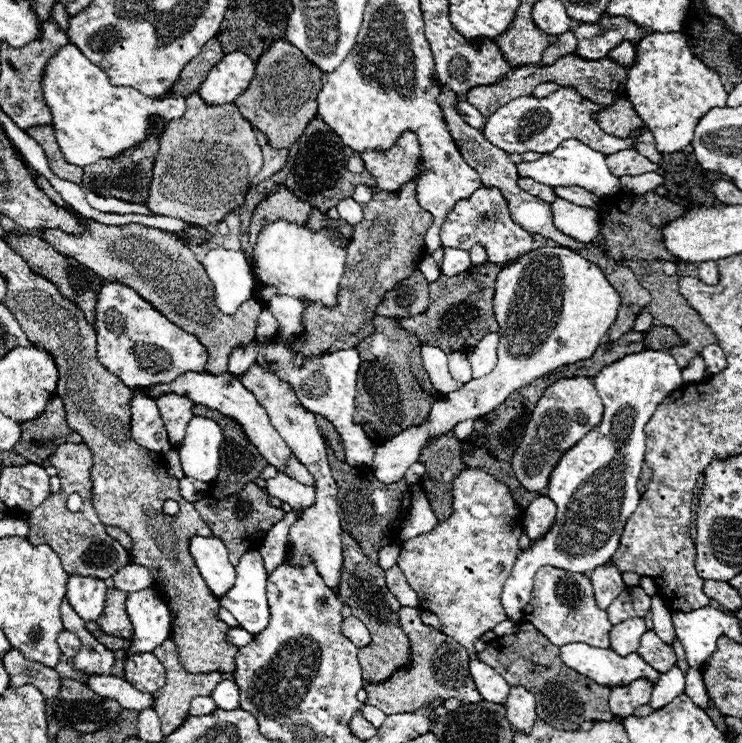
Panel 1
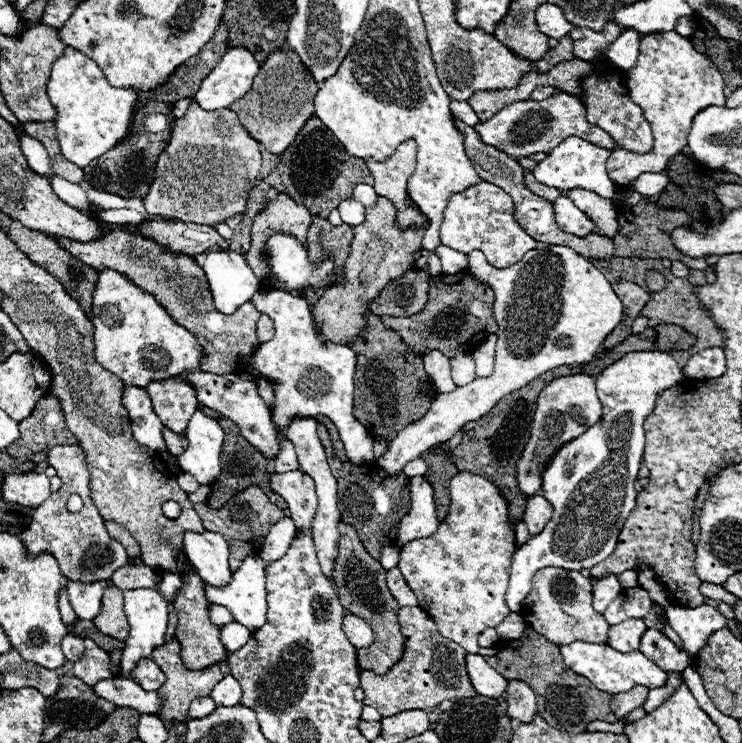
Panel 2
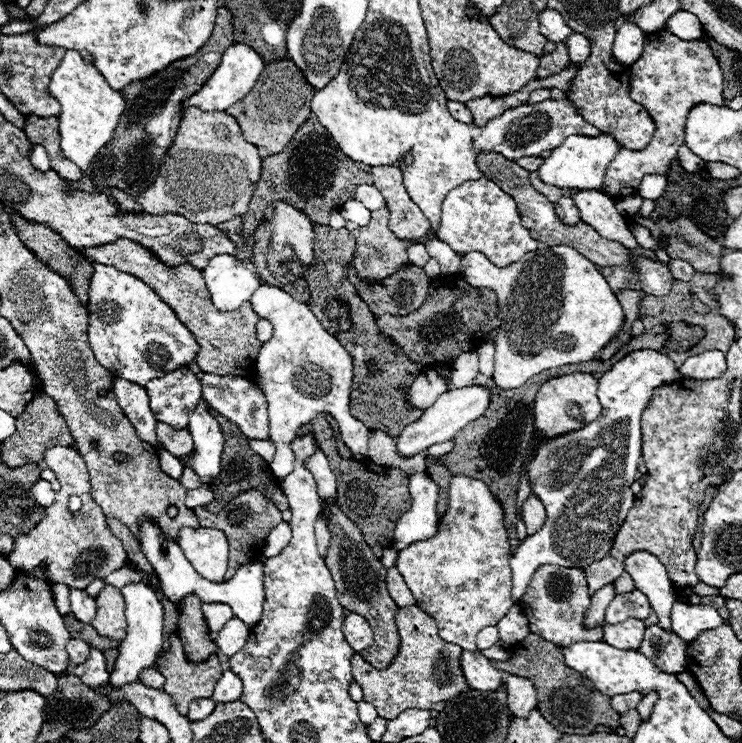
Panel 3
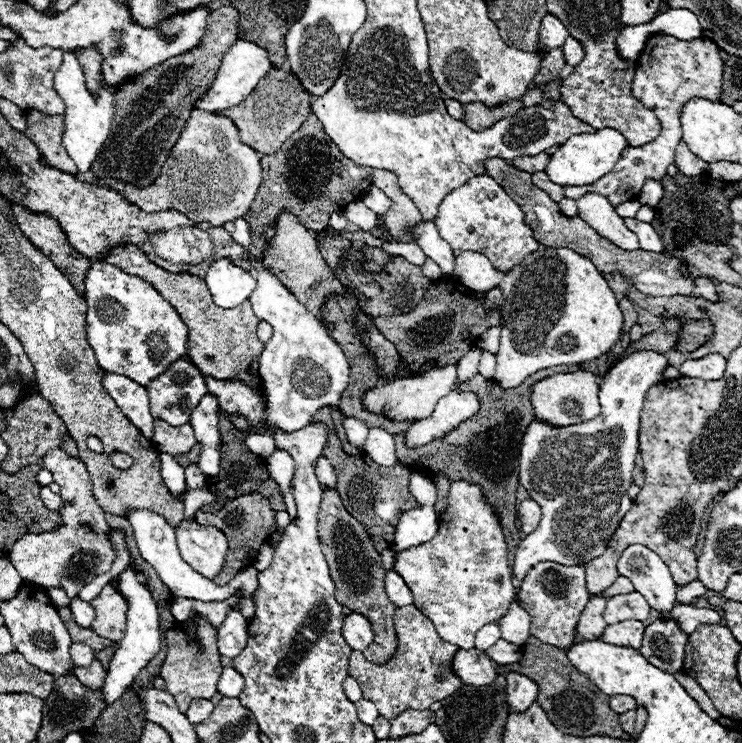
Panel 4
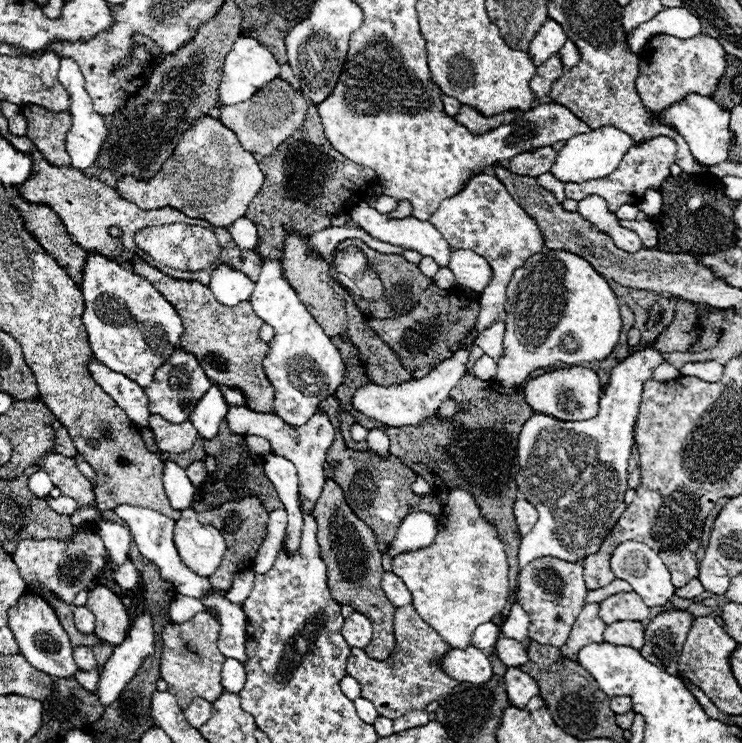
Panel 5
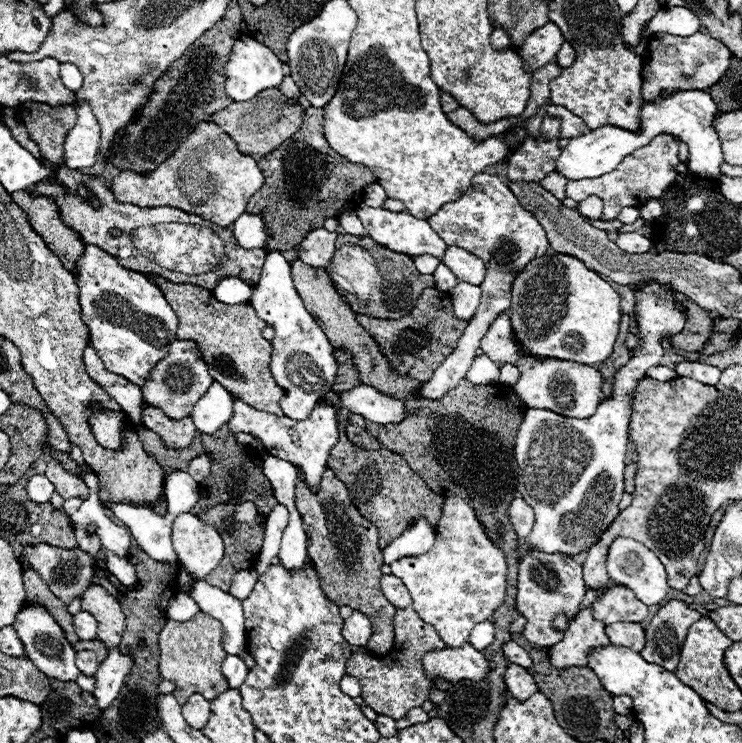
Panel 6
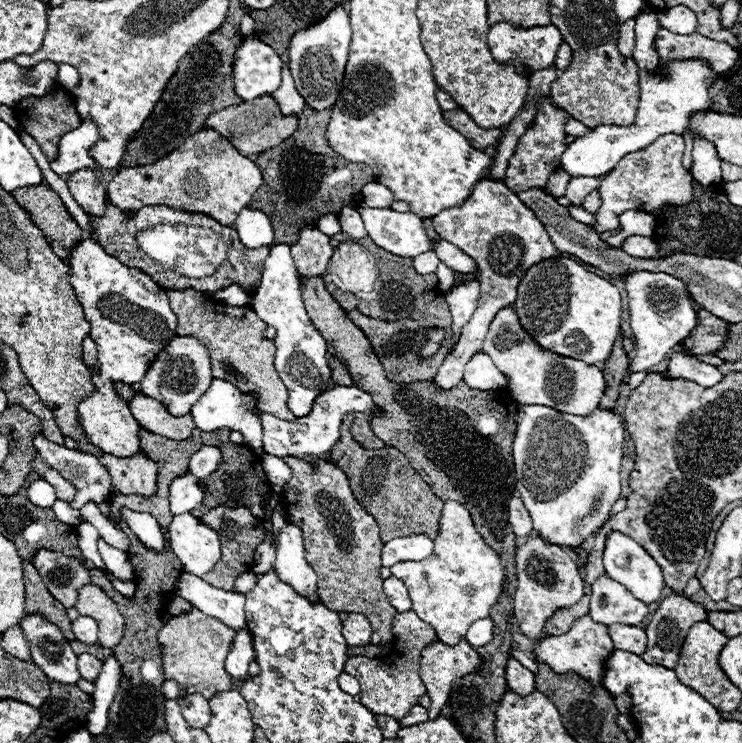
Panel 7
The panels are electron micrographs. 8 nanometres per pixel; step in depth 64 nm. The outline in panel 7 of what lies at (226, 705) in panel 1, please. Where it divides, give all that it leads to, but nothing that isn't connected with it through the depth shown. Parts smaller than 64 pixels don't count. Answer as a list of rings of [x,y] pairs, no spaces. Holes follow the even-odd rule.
[[[244,628],[234,638],[234,646],[228,652],[226,662],[224,662],[224,668],[230,674],[234,684],[242,682],[248,676],[248,664],[254,658],[256,658],[256,654],[254,654],[254,646],[252,646],[252,634]]]

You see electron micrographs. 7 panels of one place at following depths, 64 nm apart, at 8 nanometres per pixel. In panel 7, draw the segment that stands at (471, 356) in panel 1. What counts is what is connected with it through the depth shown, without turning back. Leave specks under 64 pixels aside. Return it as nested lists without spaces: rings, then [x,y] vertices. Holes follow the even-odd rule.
[[[478,352],[474,354],[474,358],[470,358],[470,362],[466,364],[464,380],[476,390],[496,390],[506,386],[504,374],[494,366],[490,356],[484,352]]]

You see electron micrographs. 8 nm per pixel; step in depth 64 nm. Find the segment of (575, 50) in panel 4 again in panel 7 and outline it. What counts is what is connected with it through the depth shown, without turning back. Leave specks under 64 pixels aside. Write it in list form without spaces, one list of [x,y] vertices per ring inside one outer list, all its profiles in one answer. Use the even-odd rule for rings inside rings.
[[[564,42],[564,44],[560,46],[560,50],[558,50],[558,54],[556,54],[554,68],[556,68],[556,70],[566,70],[566,68],[570,66],[570,62],[572,62],[572,50],[570,50],[570,46]]]

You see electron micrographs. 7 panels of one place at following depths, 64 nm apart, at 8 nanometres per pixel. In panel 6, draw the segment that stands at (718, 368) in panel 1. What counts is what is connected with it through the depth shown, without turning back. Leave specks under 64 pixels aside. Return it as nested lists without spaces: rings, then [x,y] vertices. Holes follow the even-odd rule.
[[[682,362],[674,370],[678,376],[694,378],[702,384],[716,384],[720,380],[720,374],[708,374],[708,364],[704,362]]]

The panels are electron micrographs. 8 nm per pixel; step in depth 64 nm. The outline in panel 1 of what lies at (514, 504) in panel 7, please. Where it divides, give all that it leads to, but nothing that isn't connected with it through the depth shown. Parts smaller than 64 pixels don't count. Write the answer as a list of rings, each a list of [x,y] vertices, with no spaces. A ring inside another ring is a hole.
[[[538,496],[522,514],[522,526],[530,540],[540,540],[548,534],[556,520],[556,504],[548,496]]]

